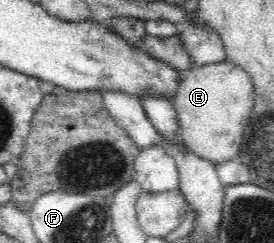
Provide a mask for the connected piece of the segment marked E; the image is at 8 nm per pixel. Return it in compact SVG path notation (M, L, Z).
M223 60L192 67L180 75L180 83L170 100L176 108L182 140L188 150L214 165L238 159L254 105L254 86L248 72Z

